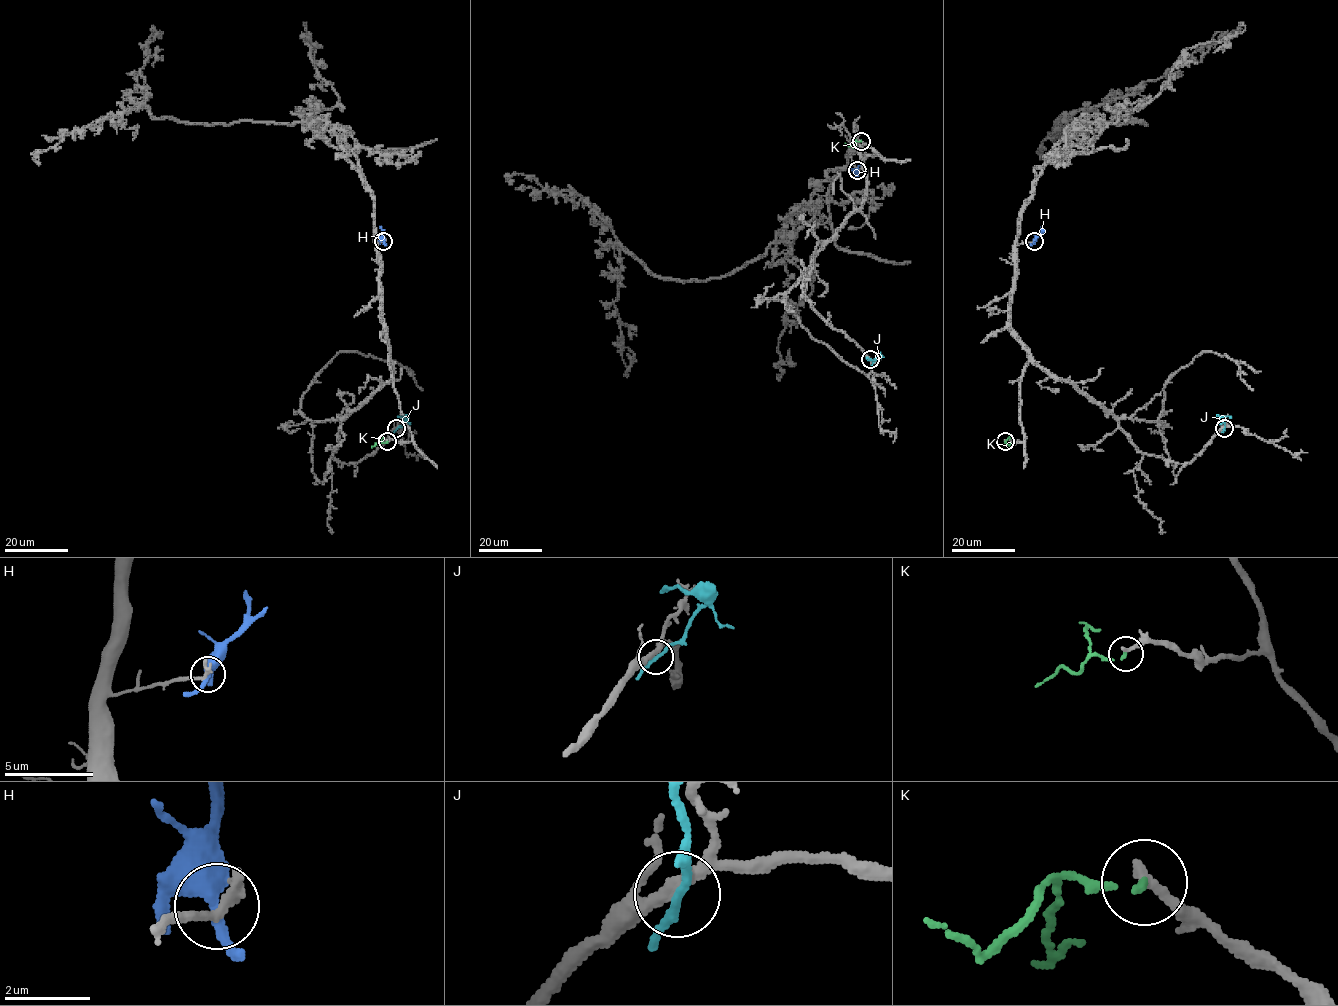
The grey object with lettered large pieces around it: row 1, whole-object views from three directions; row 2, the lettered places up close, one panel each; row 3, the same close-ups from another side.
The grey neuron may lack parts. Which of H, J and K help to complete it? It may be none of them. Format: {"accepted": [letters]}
{"accepted": []}

